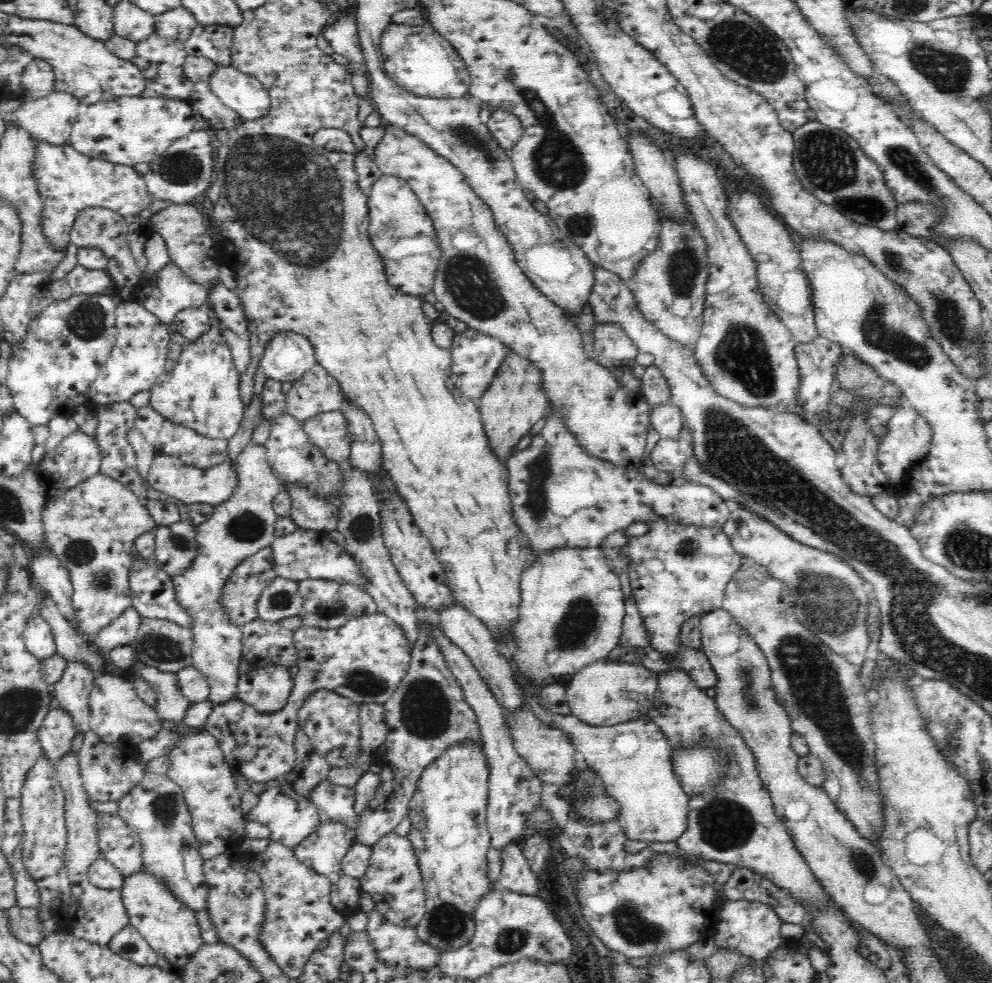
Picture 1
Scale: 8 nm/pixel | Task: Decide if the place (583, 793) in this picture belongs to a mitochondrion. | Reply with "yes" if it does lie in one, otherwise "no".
yes

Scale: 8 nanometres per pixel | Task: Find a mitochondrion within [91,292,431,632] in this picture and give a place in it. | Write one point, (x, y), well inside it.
(246, 527)

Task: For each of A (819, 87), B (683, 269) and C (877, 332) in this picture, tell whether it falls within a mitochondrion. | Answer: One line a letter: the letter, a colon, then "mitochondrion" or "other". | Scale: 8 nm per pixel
A: other
B: mitochondrion
C: mitochondrion

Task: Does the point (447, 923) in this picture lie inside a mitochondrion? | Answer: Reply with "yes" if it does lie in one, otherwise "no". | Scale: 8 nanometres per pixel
yes

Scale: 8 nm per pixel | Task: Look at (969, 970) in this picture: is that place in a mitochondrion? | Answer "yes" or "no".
no

